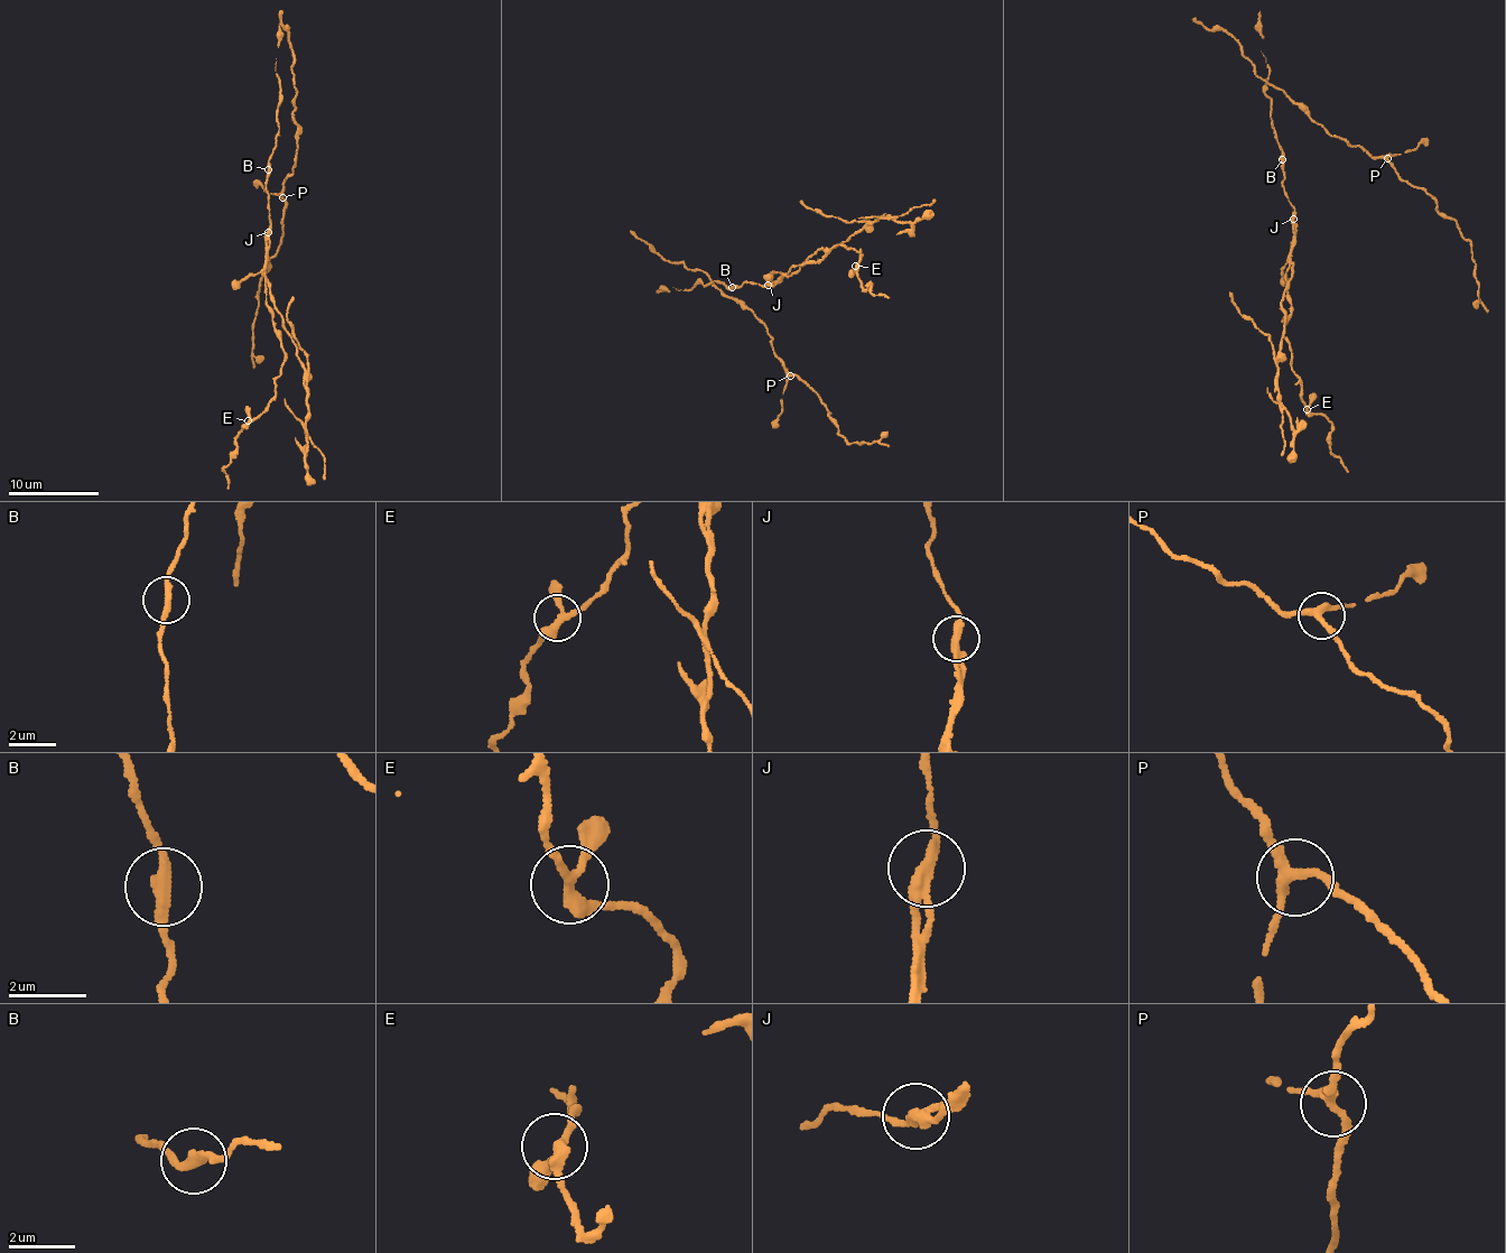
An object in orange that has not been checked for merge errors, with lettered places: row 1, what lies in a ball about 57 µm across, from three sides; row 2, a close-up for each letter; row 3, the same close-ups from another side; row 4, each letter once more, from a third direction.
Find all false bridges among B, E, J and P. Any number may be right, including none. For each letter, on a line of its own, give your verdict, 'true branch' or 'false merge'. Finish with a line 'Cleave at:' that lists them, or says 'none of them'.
B: true branch
E: true branch
J: false merge
P: true branch
Cleave at: J

